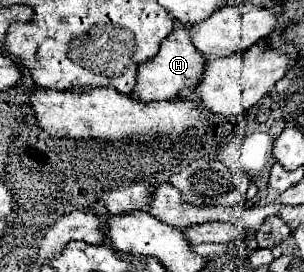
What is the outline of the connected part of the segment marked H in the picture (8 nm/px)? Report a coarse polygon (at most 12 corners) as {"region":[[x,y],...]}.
{"region":[[179,22],[137,72],[131,96],[173,100],[197,84],[205,56]]}

